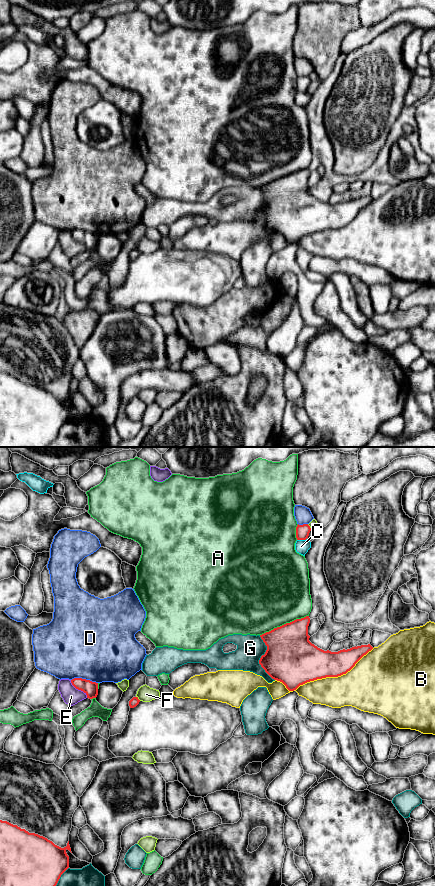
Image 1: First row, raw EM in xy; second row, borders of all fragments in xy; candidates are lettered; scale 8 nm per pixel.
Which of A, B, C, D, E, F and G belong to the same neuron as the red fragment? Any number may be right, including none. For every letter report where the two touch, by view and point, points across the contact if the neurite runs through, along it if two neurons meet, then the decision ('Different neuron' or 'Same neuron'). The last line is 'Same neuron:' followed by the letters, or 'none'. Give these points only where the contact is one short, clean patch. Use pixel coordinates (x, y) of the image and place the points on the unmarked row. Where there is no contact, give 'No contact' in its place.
A: Touches red at xy (284, 176). Different neuron
B: Touches red at xy (324, 229). Different neuron
C: Touches red at xy (301, 91). Different neuron
D: Touches red at xy (84, 231). Different neuron
E: Touches red at xy (78, 241). Different neuron
F: Touches red at xy (137, 250). Different neuron
G: Touches red at xy (260, 210). Different neuron
Same neuron: none

